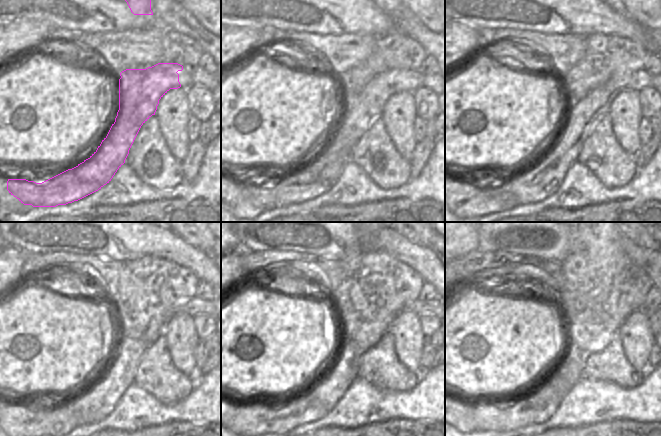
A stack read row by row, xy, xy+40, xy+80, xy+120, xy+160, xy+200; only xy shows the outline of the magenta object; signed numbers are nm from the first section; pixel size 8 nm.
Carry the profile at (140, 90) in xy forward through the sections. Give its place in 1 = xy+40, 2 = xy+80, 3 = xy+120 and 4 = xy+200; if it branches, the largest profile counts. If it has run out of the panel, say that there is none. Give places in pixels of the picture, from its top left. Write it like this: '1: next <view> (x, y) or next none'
1: next xy+40 (316, 178)
2: next xy+80 (540, 181)
3: next xy+120 (100, 399)
4: next xy+200 (571, 368)

